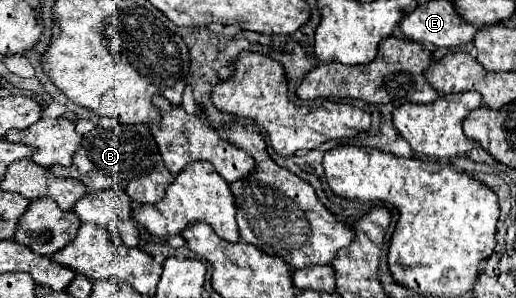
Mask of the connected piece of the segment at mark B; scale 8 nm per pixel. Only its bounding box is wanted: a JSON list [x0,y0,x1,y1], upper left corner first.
[50,124,174,204]

